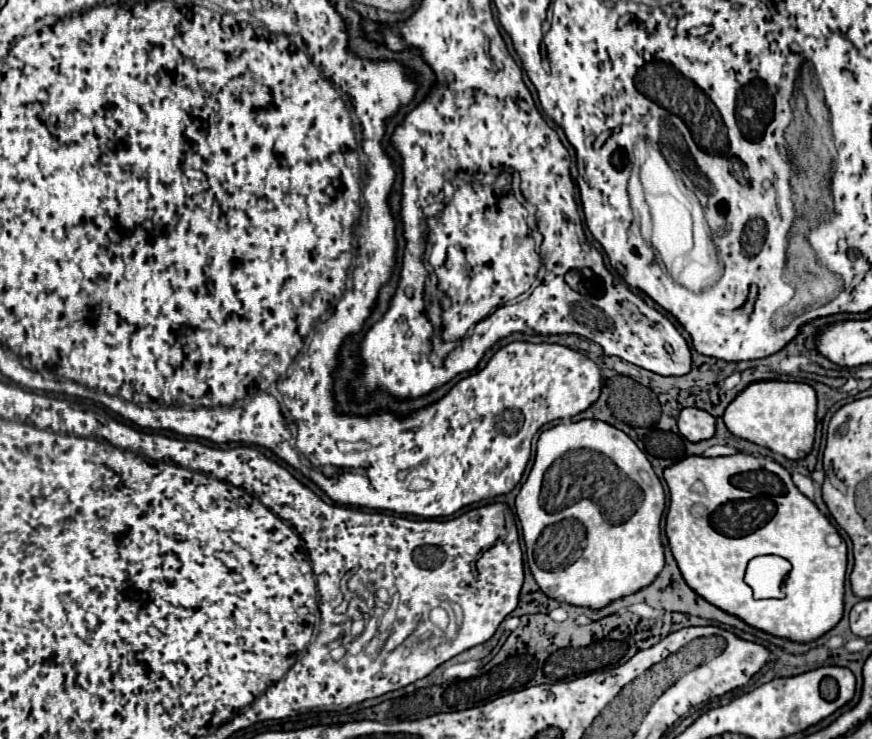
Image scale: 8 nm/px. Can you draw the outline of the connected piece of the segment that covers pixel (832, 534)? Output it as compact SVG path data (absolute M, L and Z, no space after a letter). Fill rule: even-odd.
M735 453L735 455L727 455L727 457L701 457L701 455L689 455L677 463L673 463L671 467L665 469L665 481L669 485L669 497L671 497L671 503L669 503L669 511L667 511L667 523L665 523L665 533L667 533L667 539L669 539L669 545L671 545L671 551L673 551L673 557L683 573L683 579L689 583L689 587L701 595L703 599L707 599L709 603L717 605L719 609L731 613L731 615L737 615L741 617L745 623L757 627L757 629L763 629L771 635L777 635L777 637L787 637L787 639L793 639L793 641L813 641L817 637L821 637L825 631L829 631L843 615L843 585L845 585L845 569L847 569L847 545L839 535L836 527L817 509L817 505L805 497L797 487L795 483L791 481L791 475L789 471L779 465L777 461L769 459L769 457L755 457L755 455L747 455L747 453ZM697 479L703 479L705 483L705 489L707 493L701 495L701 493L691 493L691 485L697 481ZM763 553L779 553L783 555L785 559L789 559L791 563L791 571L787 573L785 582L782 585L783 591L785 591L785 597L783 599L755 599L753 597L753 591L751 587L743 581L743 573L745 573L745 567L747 567L747 561L753 559L755 555L763 555Z

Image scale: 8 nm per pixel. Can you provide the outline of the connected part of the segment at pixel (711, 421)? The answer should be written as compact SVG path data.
M685 407L677 419L679 433L689 441L709 439L715 433L715 417L697 407Z

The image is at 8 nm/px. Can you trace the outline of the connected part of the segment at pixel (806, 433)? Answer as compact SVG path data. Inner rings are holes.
M755 381L729 403L723 421L727 429L741 439L763 445L787 459L801 459L813 447L815 411L817 395L811 385L797 381Z

